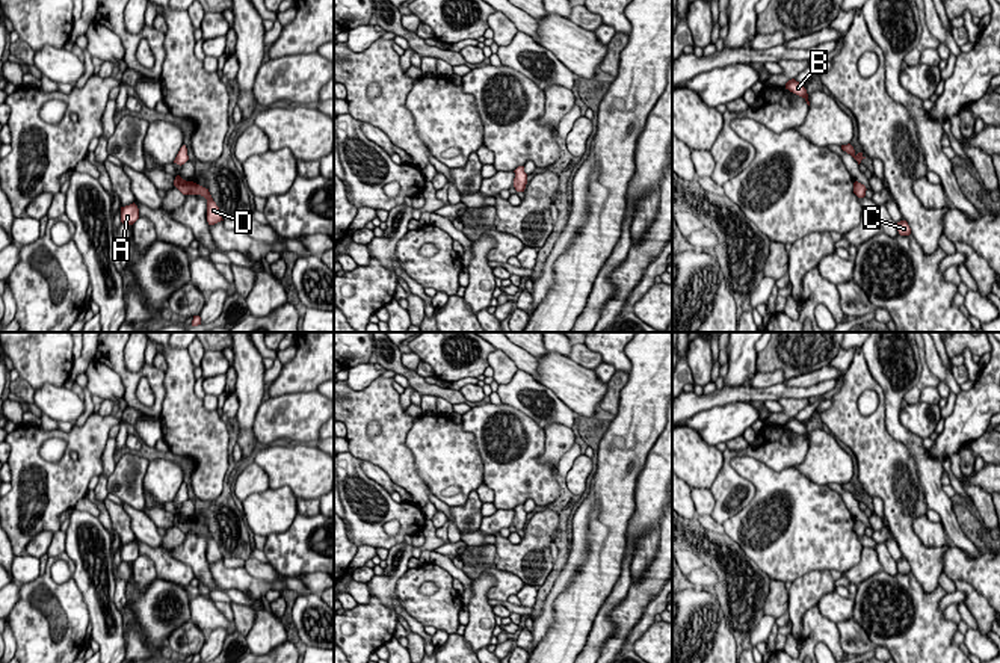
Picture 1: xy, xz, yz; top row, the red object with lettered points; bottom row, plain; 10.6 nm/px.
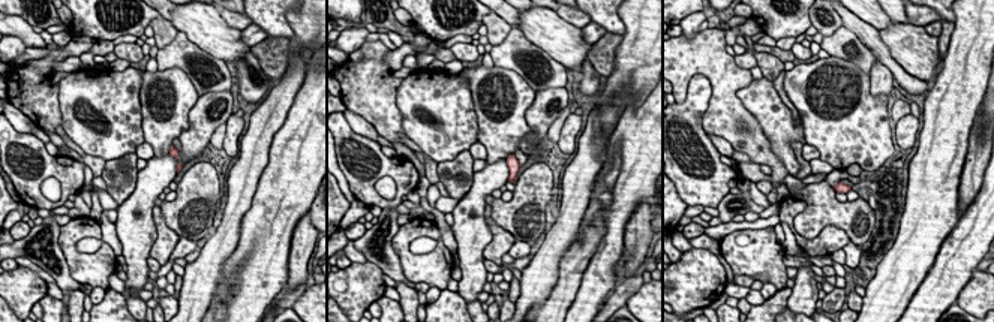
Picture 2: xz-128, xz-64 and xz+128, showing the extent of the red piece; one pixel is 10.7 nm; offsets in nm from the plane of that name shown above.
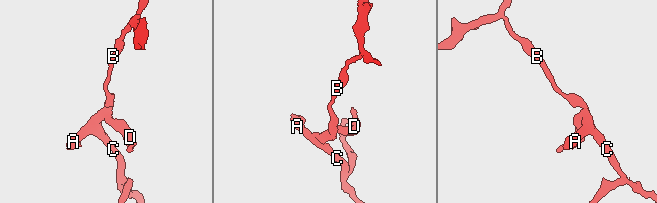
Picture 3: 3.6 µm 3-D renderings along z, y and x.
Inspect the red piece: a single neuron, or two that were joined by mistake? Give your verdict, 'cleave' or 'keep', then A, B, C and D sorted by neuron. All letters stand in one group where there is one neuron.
cleave; groups A C D / B

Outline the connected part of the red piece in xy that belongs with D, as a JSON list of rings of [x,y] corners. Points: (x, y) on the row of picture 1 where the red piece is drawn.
[[[180,175],[175,177],[174,186],[183,193],[183,195],[201,195],[207,199],[207,222],[208,225],[215,225],[222,219],[222,214],[219,211],[219,207],[213,201],[208,189],[193,183],[193,181],[186,181]]]

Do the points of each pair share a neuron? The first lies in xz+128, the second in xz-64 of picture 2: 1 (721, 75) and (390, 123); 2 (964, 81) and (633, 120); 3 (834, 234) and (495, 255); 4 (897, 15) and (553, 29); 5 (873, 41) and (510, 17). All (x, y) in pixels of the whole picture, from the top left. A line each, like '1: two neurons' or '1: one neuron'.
1: one neuron
2: two neurons
3: one neuron
4: one neuron
5: one neuron

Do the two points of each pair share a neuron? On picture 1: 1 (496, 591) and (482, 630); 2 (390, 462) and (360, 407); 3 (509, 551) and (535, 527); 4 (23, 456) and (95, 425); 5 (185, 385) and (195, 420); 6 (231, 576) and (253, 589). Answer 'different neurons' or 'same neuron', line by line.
1: different neurons
2: same neuron
3: same neuron
4: same neuron
5: same neuron
6: same neuron

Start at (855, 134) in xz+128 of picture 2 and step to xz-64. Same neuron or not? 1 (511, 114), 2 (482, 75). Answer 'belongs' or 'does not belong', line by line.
1: belongs
2: belongs

